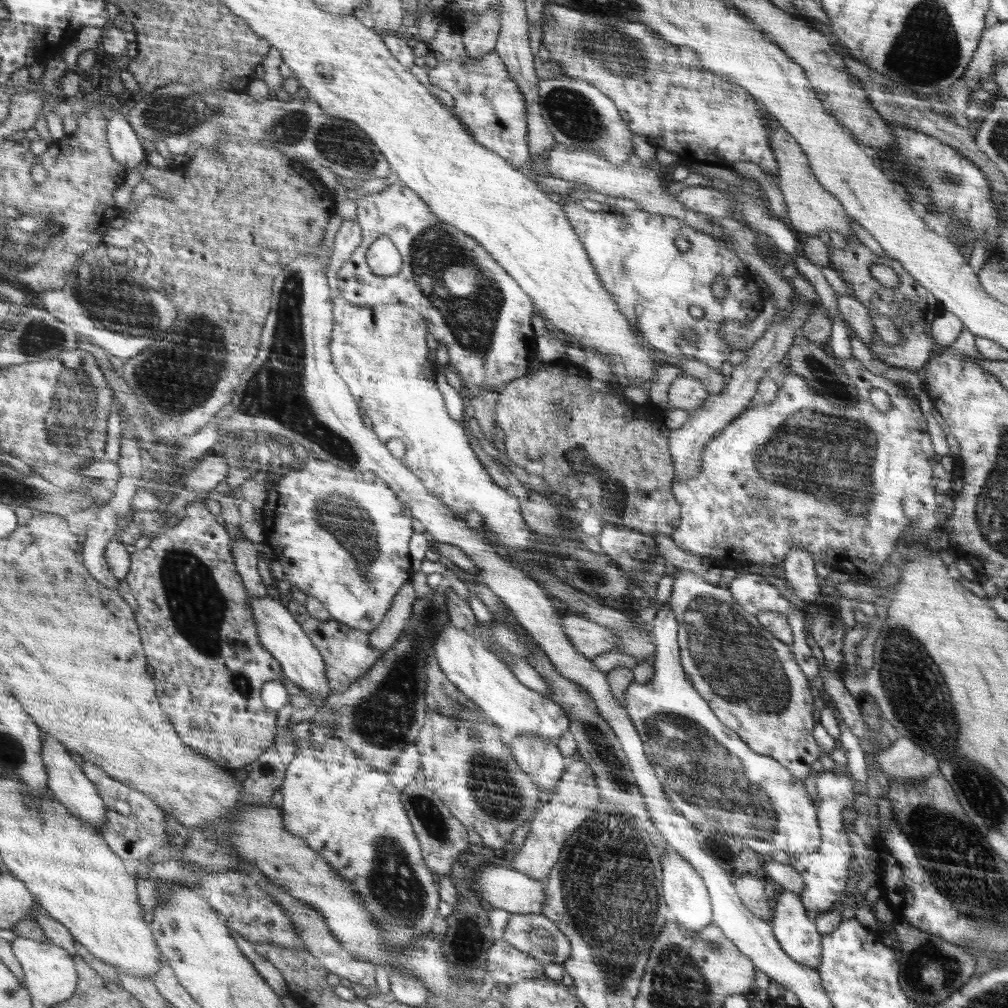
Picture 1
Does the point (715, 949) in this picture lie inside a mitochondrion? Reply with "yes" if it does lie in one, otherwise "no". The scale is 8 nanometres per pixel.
yes

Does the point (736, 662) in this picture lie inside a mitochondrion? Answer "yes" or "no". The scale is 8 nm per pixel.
yes

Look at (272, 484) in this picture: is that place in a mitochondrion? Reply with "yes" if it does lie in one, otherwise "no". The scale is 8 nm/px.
no

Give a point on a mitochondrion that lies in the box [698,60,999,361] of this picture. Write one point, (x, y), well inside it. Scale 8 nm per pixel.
(953, 182)

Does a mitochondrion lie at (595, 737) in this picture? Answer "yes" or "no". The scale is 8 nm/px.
yes

